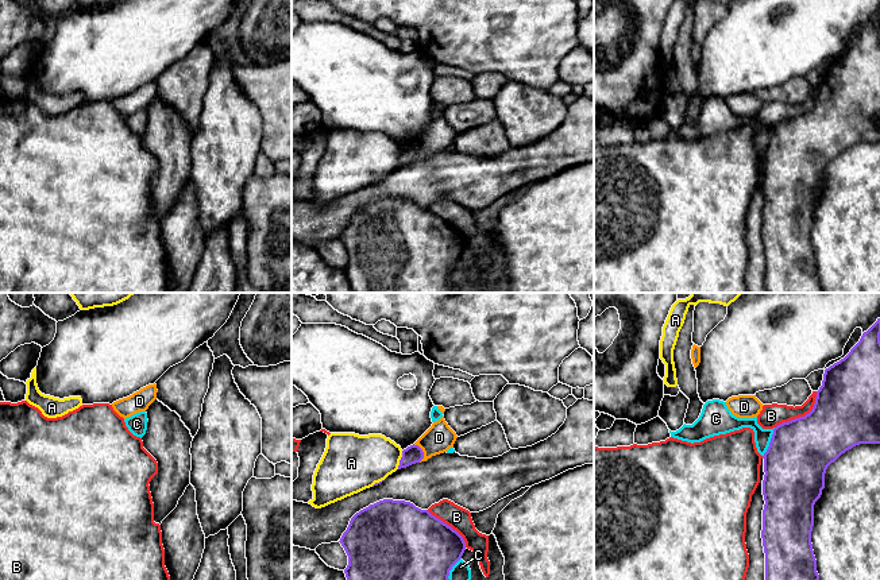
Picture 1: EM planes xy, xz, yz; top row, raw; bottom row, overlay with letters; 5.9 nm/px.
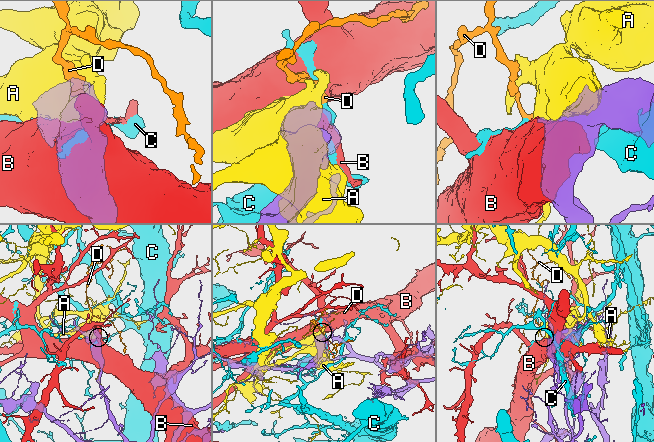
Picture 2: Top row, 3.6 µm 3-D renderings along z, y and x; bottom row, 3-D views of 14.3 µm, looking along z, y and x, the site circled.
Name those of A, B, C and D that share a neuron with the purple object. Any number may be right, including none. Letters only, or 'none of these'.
D

